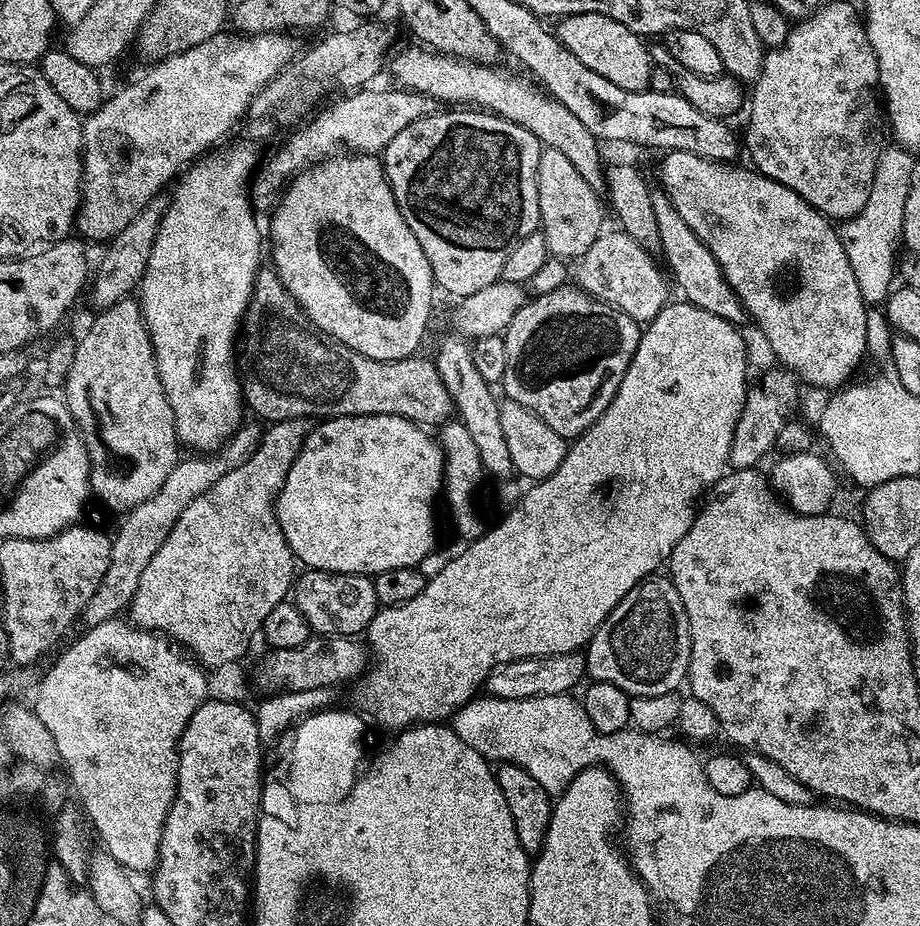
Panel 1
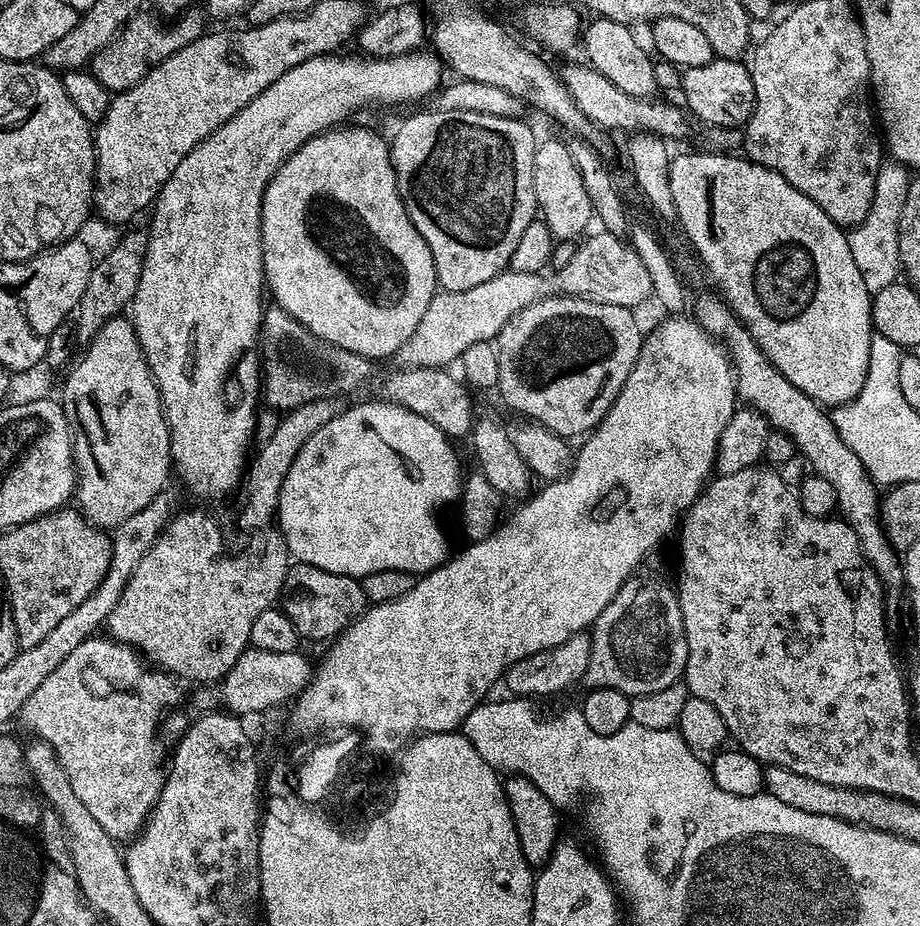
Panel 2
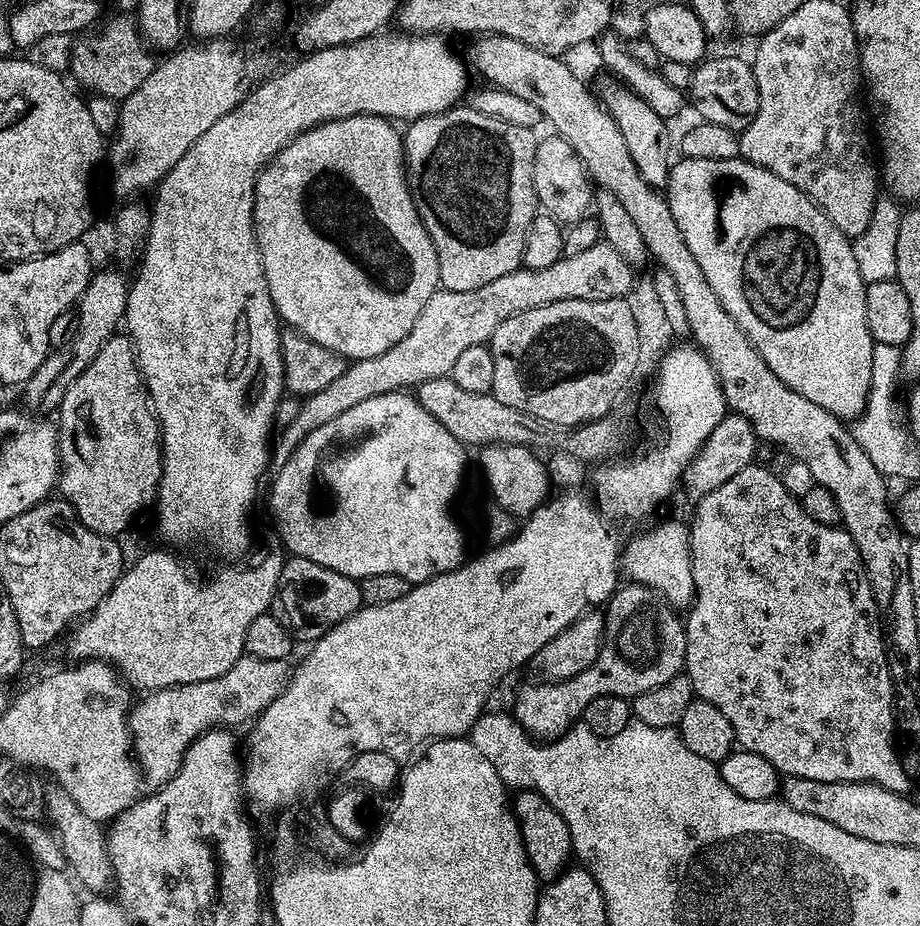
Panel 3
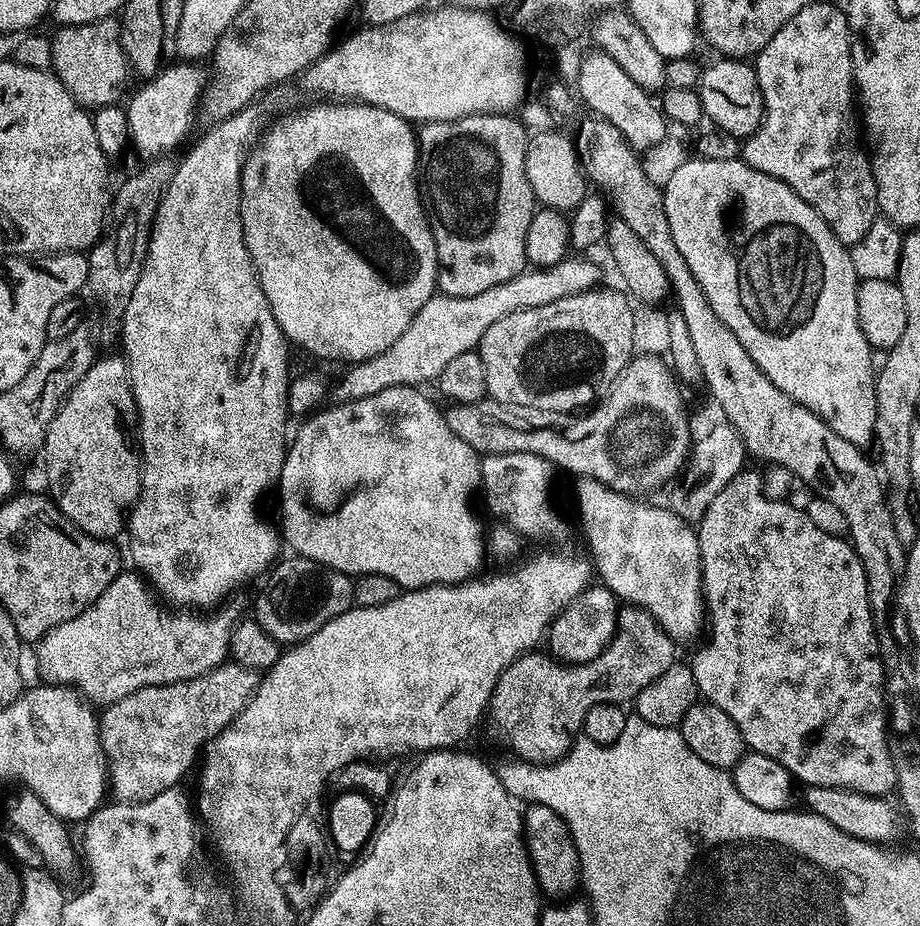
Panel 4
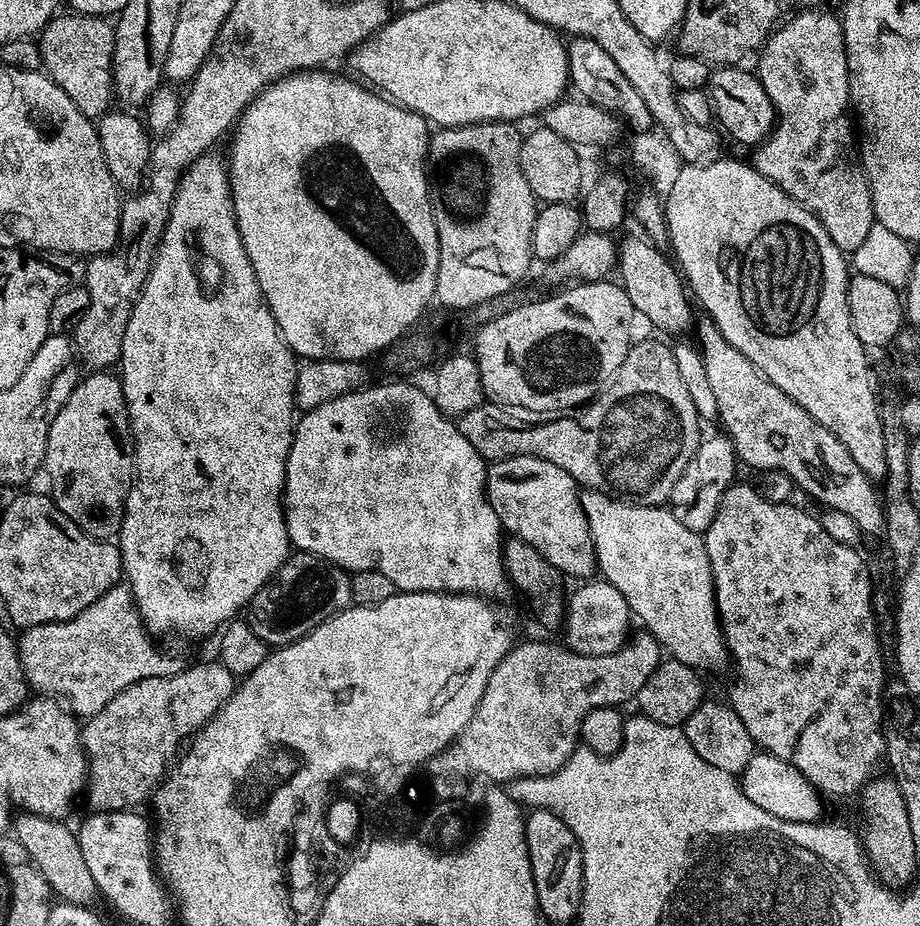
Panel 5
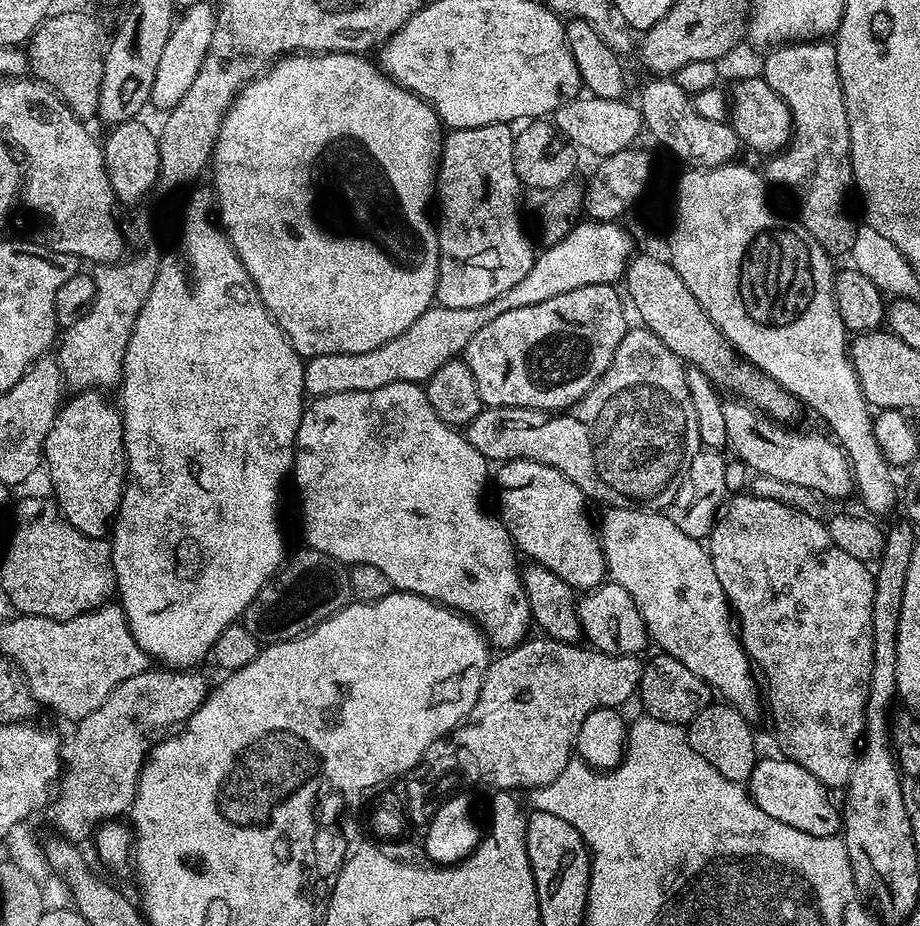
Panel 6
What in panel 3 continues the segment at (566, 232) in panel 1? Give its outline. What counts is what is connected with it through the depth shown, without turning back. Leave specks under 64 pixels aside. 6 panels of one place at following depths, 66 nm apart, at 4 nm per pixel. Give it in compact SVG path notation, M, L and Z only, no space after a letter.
M548 134L545 140L537 139L532 177L537 205L561 225L571 226L583 221L587 212L589 215L594 204L594 184L570 142L555 134Z

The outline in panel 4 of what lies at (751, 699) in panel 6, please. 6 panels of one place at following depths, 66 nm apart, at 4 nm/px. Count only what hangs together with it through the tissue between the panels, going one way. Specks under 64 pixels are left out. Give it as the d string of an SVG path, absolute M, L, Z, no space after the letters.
M578 476L572 483L582 530L591 552L596 555L594 568L603 587L615 593L617 599L647 609L668 636L677 643L683 644L692 640L699 632L701 635L706 622L706 609L701 578L701 552L695 527L689 521L678 517L669 507L640 504L644 502L614 491L597 479Z

